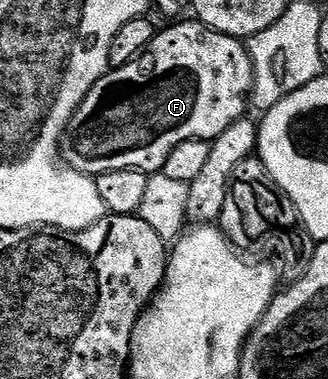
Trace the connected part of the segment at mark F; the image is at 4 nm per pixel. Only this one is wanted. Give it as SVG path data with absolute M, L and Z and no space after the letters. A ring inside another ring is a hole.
M195 18L169 24L172 25L165 32L164 29L157 31L141 56L126 66L109 70L92 87L90 94L86 94L74 118L70 118L68 129L60 140L60 154L65 164L83 176L95 178L112 171L159 173L174 146L191 140L214 141L226 126L238 122L249 111L253 74L245 41L207 28Z

